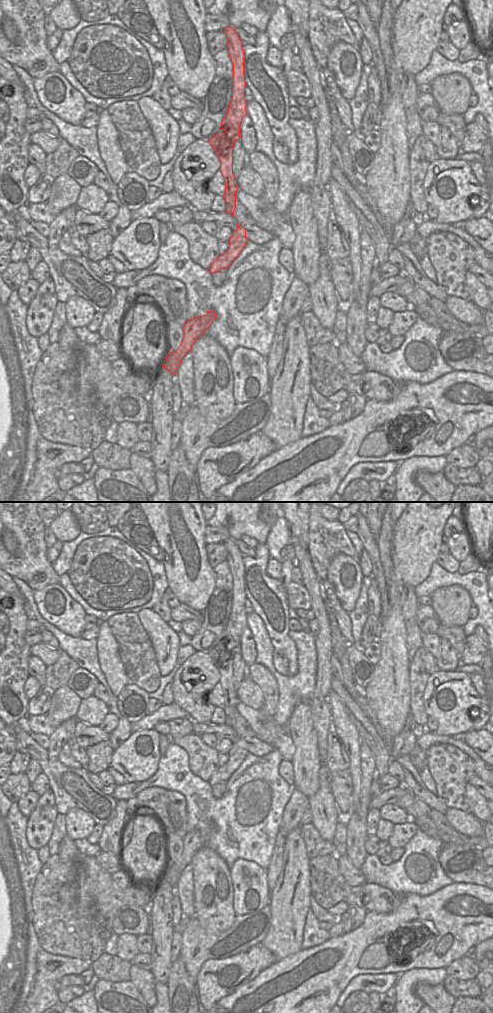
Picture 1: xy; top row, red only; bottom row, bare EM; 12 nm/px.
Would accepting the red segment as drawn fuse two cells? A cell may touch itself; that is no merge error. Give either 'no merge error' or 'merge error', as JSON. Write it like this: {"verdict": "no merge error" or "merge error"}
{"verdict": "merge error"}

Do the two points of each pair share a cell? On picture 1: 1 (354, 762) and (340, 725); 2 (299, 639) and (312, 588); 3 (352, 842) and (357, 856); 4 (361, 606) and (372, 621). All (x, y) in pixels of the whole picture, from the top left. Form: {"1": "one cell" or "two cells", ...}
{"1": "one cell", "2": "two cells", "3": "one cell", "4": "two cells"}

